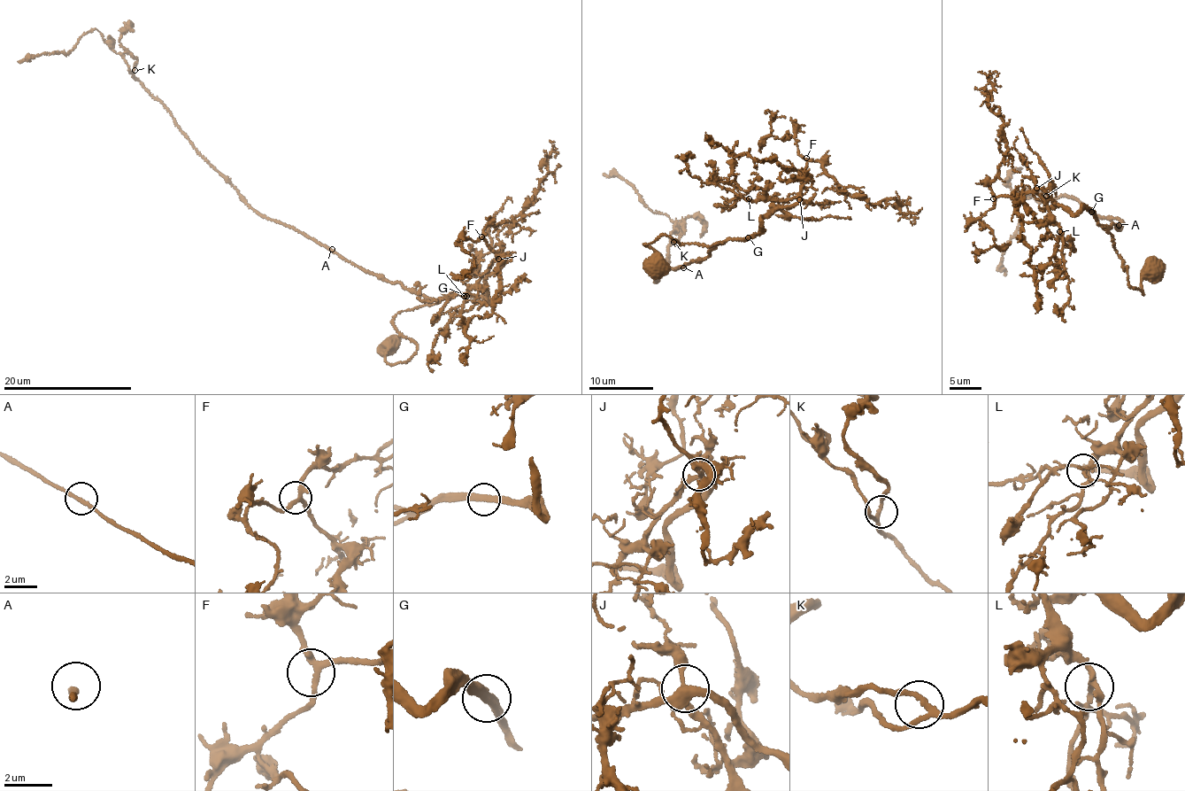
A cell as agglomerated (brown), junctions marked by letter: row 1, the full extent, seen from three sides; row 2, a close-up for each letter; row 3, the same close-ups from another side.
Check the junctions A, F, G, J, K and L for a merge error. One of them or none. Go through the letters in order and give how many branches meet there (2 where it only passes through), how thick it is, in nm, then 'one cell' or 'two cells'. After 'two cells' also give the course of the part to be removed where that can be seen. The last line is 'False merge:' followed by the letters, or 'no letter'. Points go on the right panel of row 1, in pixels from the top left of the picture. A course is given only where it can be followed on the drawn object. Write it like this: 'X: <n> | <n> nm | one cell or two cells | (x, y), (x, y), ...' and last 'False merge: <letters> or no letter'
A: 2 | 220 nm | one cell
F: 3 | 200 nm | one cell
G: 2 | 340 nm | one cell
J: 4 | 360 nm | one cell
K: 3 | 190 nm | one cell
L: 3 | 200 nm | one cell
False merge: no letter

